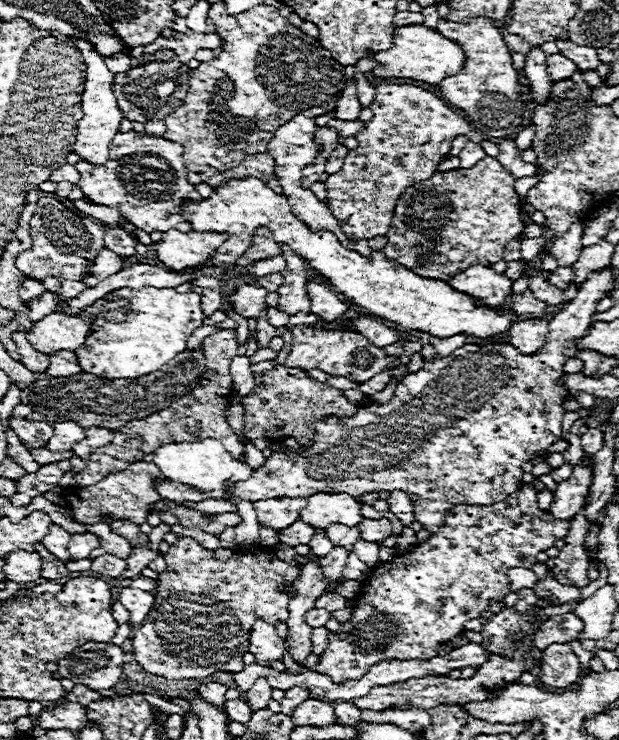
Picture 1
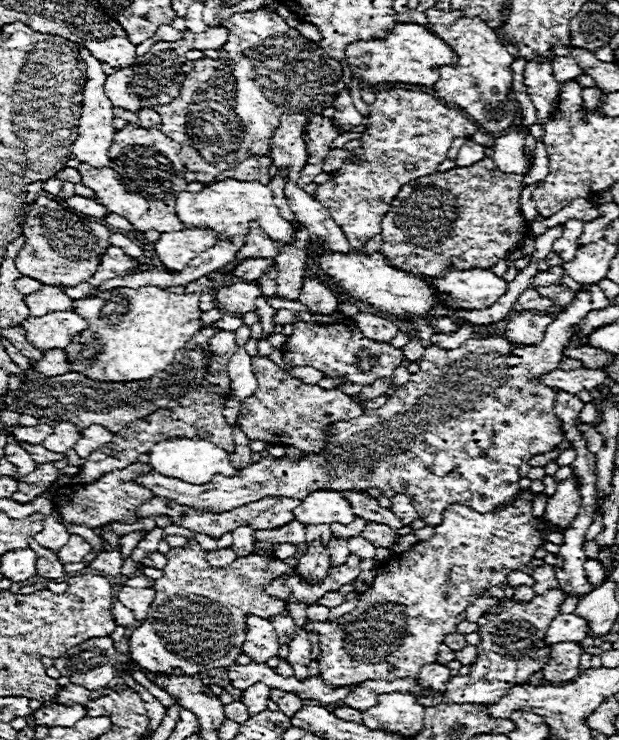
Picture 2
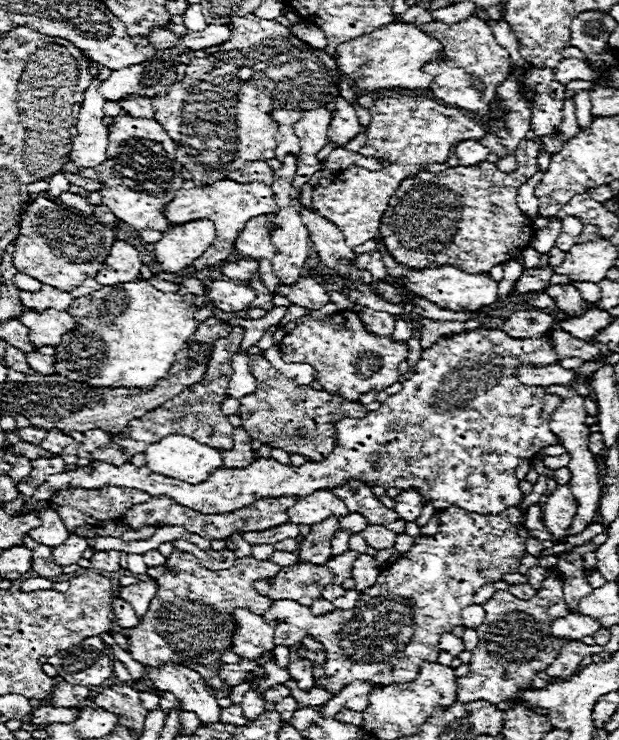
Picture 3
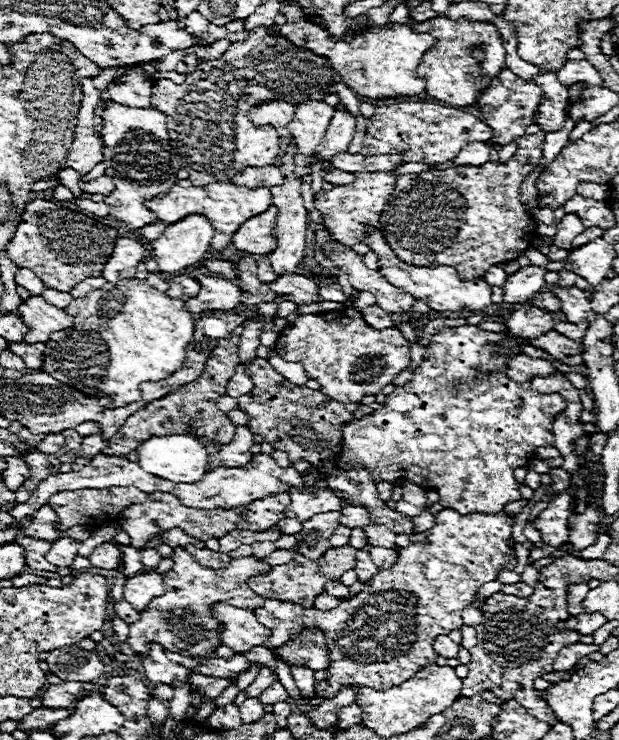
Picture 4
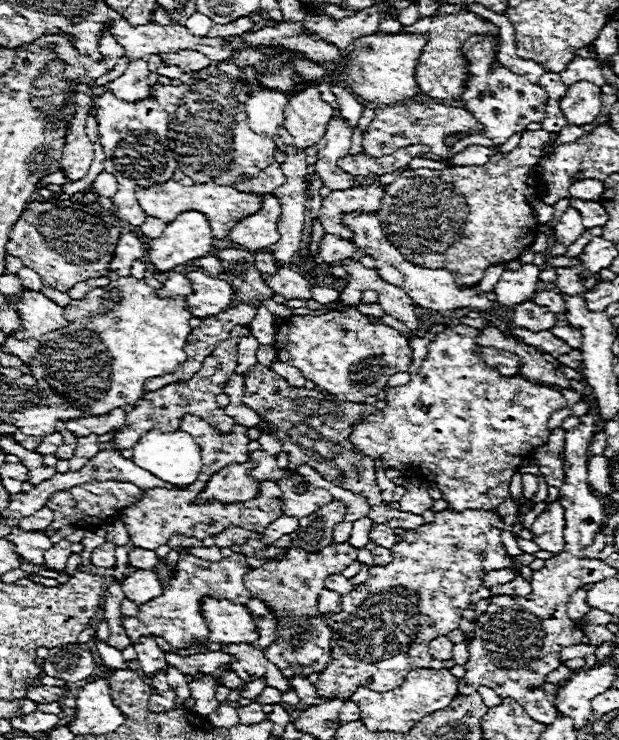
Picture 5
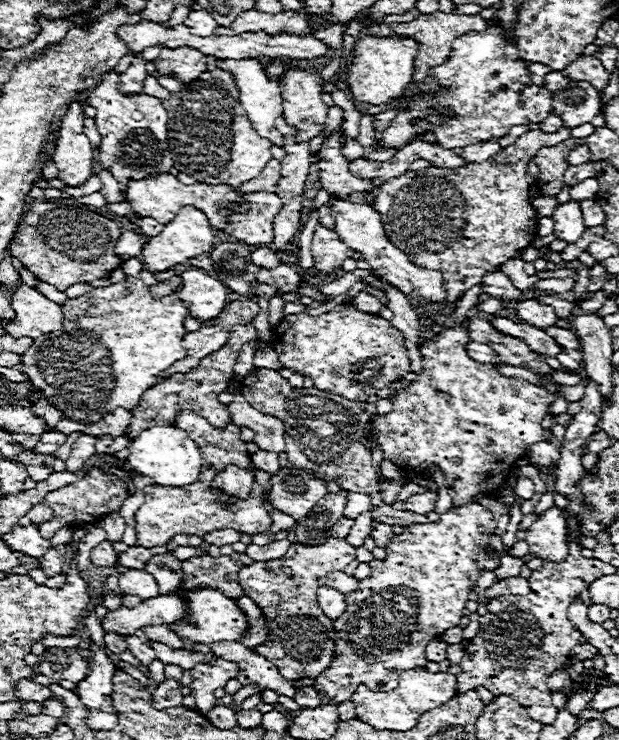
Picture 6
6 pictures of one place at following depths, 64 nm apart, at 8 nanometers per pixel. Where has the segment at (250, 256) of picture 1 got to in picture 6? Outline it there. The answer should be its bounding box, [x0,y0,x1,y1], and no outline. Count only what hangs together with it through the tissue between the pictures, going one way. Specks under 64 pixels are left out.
[224,192,282,246]

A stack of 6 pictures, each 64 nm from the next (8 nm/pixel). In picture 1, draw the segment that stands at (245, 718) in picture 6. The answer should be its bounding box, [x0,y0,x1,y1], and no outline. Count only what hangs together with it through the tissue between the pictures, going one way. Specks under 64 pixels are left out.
[244,678,272,710]

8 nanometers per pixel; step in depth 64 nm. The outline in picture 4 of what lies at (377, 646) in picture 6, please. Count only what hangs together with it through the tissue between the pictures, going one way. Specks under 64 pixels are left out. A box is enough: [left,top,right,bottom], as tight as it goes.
[254,508,518,698]

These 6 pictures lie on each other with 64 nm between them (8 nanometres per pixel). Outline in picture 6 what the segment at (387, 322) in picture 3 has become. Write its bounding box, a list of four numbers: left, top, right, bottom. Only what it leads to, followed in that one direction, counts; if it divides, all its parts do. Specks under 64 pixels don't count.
[354,292,382,314]

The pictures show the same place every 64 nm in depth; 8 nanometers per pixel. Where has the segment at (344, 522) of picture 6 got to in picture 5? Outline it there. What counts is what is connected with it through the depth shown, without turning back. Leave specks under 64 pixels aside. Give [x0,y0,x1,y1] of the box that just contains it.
[334,522,352,544]

